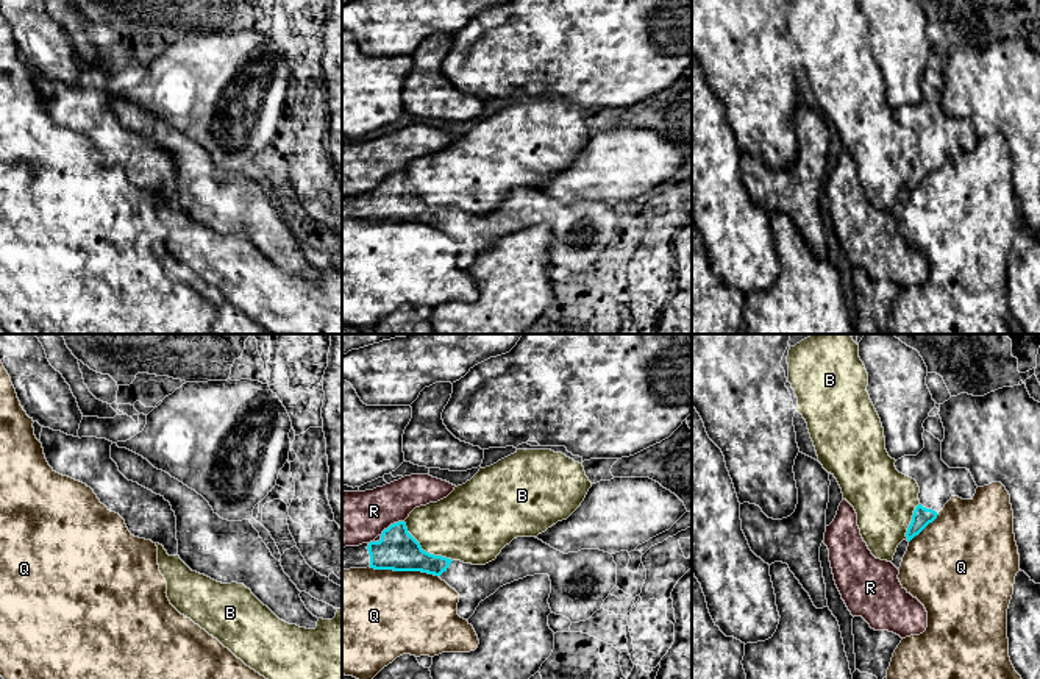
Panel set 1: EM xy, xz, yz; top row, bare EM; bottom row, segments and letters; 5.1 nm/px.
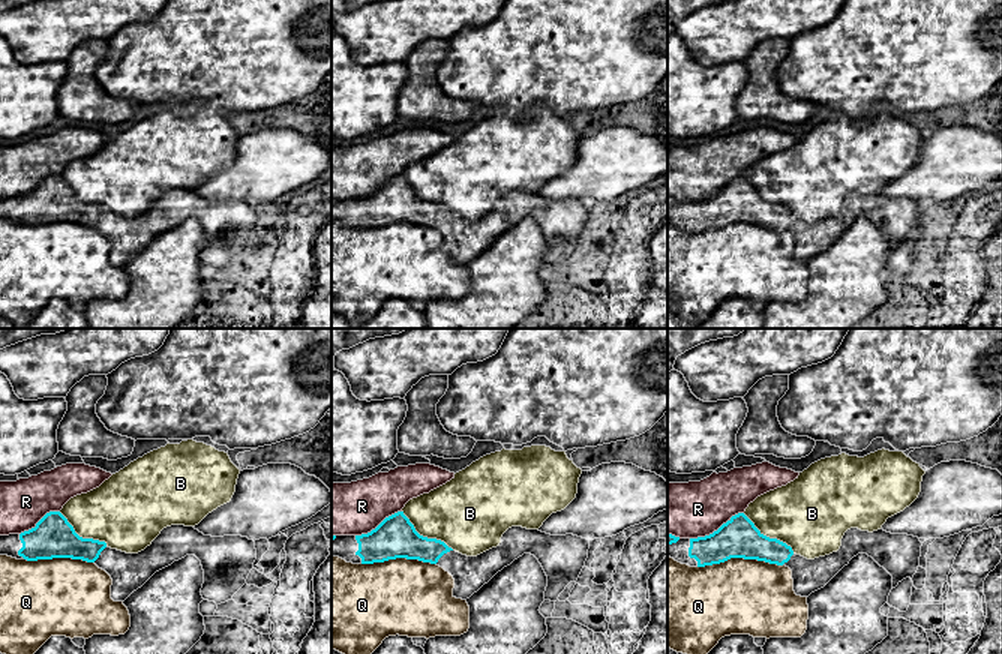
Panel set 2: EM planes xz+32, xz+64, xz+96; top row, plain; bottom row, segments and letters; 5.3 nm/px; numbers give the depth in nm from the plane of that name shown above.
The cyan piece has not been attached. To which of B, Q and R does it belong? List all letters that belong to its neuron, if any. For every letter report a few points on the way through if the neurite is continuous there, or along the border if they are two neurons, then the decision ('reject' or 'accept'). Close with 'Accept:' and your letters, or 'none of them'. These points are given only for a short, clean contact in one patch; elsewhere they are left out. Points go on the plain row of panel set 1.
B: reject
Q: reject
R: reject
Accept: none of them

